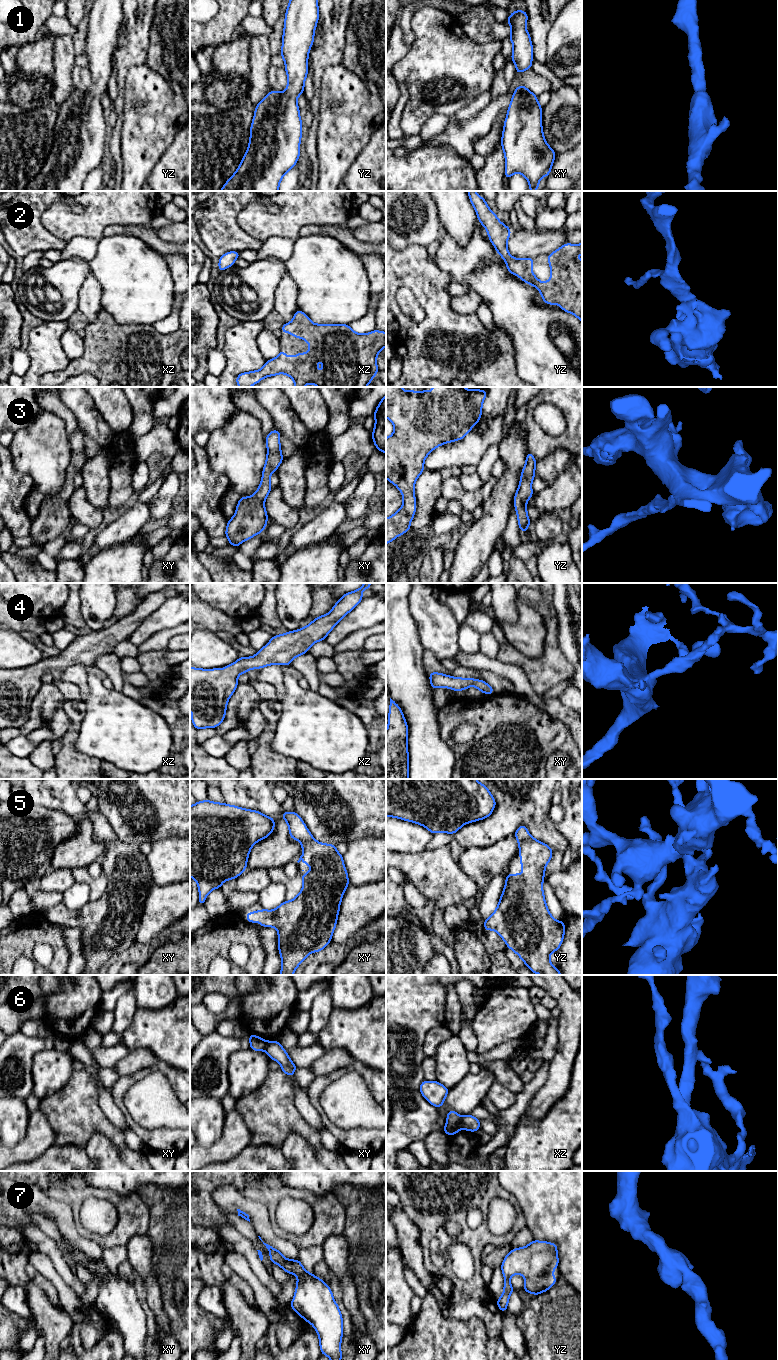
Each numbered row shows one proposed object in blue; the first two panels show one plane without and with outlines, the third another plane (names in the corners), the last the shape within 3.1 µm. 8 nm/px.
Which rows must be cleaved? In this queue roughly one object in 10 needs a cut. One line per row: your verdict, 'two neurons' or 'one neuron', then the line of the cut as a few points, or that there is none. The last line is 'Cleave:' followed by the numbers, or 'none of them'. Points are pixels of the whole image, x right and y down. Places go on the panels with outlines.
1: one neuron; cut none
2: one neuron; cut none
3: one neuron; cut none
4: one neuron; cut none
5: one neuron; cut none
6: two neurons; cut xz (462, 1117), (460, 1127)
7: one neuron; cut none
Cleave: 6

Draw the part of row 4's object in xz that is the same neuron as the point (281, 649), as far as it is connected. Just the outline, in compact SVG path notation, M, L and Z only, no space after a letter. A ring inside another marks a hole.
M364 583L359 589L344 594L328 614L316 617L304 628L274 635L253 657L240 657L224 669L190 668L193 726L198 730L220 725L241 673L273 664L291 665L295 657L307 653L314 643L325 640L337 623L362 601L362 591L370 589L370 586L371 583Z

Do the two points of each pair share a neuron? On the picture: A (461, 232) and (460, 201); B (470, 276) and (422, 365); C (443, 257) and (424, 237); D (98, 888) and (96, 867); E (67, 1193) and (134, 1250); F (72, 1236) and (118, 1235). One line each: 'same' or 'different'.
A: same
B: different
C: different
D: different
E: different
F: different

